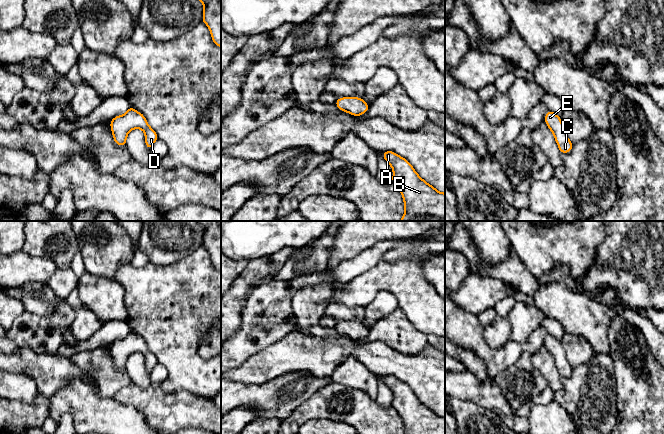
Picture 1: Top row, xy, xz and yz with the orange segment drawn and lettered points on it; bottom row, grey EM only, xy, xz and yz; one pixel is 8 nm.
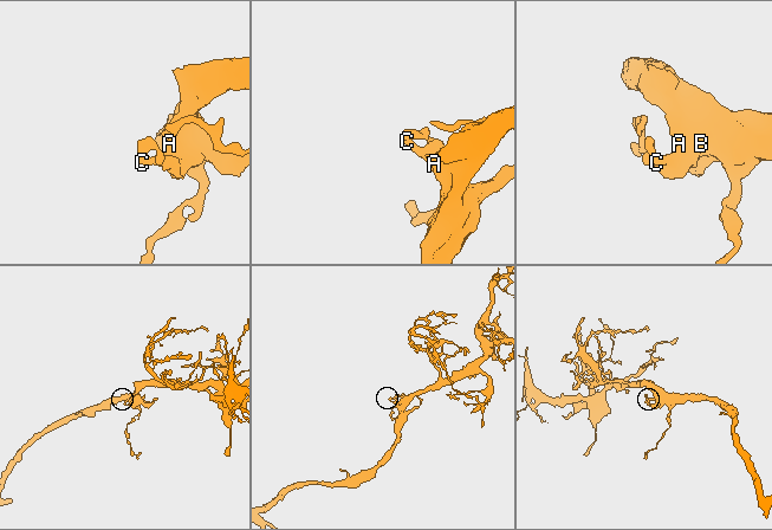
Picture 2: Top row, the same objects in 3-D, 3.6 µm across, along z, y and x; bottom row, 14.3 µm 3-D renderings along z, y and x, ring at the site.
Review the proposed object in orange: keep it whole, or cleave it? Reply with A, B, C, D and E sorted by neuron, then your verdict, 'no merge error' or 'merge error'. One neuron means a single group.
groups A B C D E; no merge error

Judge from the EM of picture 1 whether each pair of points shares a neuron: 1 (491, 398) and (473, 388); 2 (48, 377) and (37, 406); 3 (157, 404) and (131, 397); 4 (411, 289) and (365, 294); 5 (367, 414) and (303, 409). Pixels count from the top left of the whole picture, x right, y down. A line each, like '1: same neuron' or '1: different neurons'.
1: same neuron
2: different neurons
3: same neuron
4: same neuron
5: same neuron

